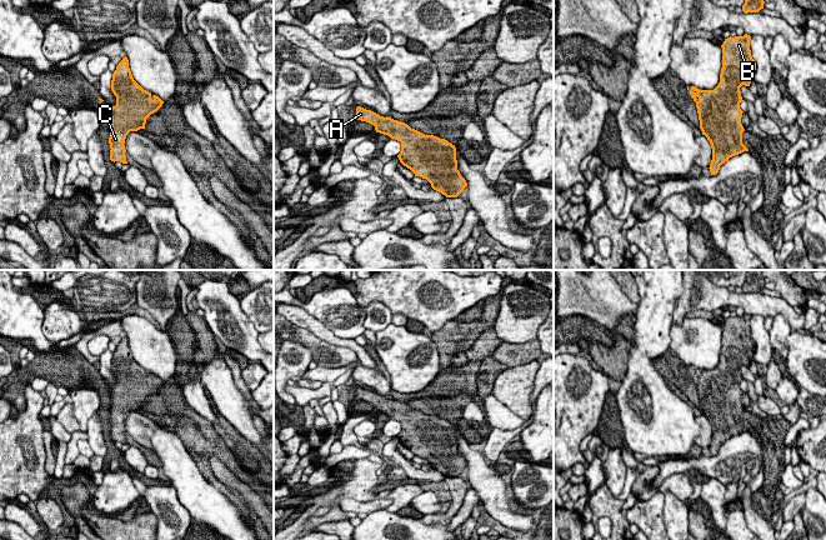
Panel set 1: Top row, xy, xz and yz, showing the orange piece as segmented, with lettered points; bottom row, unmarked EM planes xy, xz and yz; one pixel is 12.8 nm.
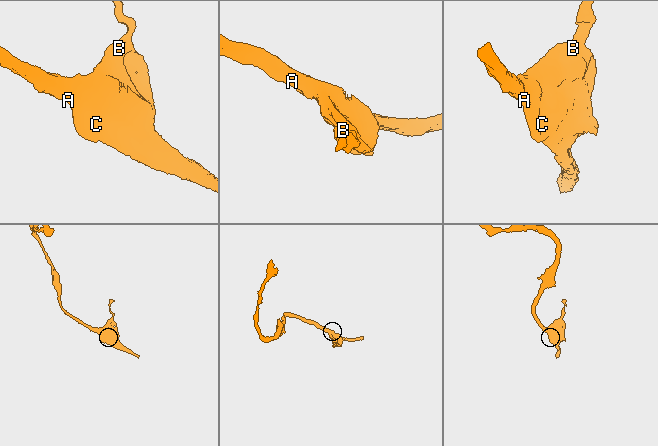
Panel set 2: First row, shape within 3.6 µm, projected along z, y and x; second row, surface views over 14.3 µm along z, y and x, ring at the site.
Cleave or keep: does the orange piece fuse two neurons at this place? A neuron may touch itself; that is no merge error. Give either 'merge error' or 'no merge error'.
no merge error

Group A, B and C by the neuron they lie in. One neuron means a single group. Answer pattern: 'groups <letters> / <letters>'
groups A B C

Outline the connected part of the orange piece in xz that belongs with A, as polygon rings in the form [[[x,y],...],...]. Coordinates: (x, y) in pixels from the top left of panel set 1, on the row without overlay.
[[[356,388],[356,399],[375,406],[376,412],[401,422],[400,442],[415,456],[426,459],[431,468],[446,478],[457,478],[467,466],[457,450],[456,428],[445,419],[425,415],[407,404]]]

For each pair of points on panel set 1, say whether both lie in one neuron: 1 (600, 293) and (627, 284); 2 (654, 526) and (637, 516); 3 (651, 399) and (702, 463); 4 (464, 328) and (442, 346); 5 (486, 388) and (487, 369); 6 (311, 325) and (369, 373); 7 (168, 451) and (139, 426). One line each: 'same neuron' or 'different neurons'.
1: different neurons
2: same neuron
3: different neurons
4: same neuron
5: same neuron
6: different neurons
7: different neurons

